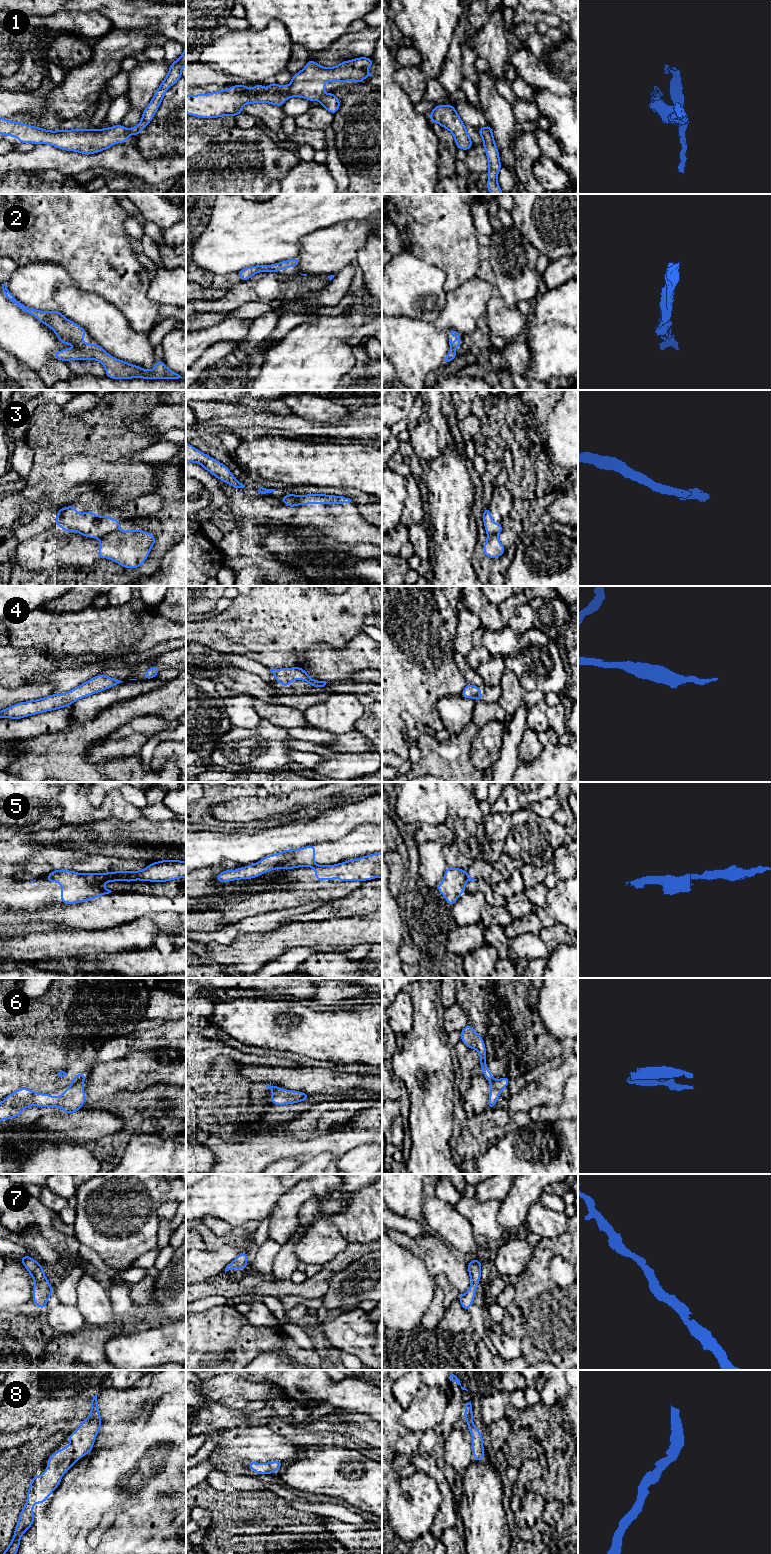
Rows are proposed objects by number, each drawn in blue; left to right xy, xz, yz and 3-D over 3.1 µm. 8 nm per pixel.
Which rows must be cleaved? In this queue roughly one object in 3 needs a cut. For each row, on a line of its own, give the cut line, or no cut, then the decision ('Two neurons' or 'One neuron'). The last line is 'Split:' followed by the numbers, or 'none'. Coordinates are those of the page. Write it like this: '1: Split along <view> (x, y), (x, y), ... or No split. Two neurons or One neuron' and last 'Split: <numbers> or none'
1: Split along xz (325, 94), (319, 100). Two neurons
2: No split. One neuron
3: Split along xy (117, 530), (100, 538). Two neurons
4: No split. One neuron
5: Split along xy (114, 872), (118, 880). Two neurons
6: Split along xy (83, 1080), (75, 1084). Two neurons
7: No split. One neuron
8: No split. One neuron
Split: 1, 3, 5, 6

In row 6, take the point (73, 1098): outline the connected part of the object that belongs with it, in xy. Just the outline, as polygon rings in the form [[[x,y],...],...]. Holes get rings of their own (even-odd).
[[[84,1081],[71,1085],[59,1097],[19,1088],[0,1102],[0,1121],[19,1117],[24,1109],[31,1106],[58,1107],[64,1109],[66,1115],[72,1114],[85,1104],[86,1094],[83,1086]]]

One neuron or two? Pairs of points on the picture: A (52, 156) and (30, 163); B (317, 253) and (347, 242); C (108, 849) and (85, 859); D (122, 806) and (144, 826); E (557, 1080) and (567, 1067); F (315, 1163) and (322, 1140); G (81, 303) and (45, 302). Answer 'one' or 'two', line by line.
A: one
B: one
C: two
D: two
E: one
F: two
G: two

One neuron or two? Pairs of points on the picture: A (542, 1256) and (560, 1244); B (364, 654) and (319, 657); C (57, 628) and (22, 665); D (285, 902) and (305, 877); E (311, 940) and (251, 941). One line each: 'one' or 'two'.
A: one
B: one
C: two
D: one
E: one

